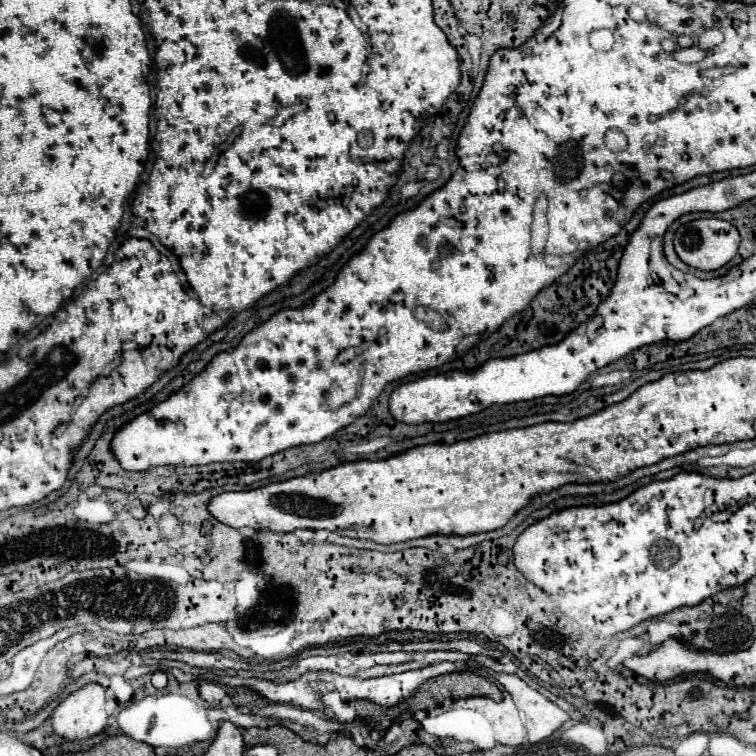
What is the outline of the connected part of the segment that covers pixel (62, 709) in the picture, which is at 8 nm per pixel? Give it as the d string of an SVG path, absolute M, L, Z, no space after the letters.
M99 683L73 691L53 711L53 731L65 739L93 737L105 729L105 723L105 689Z

